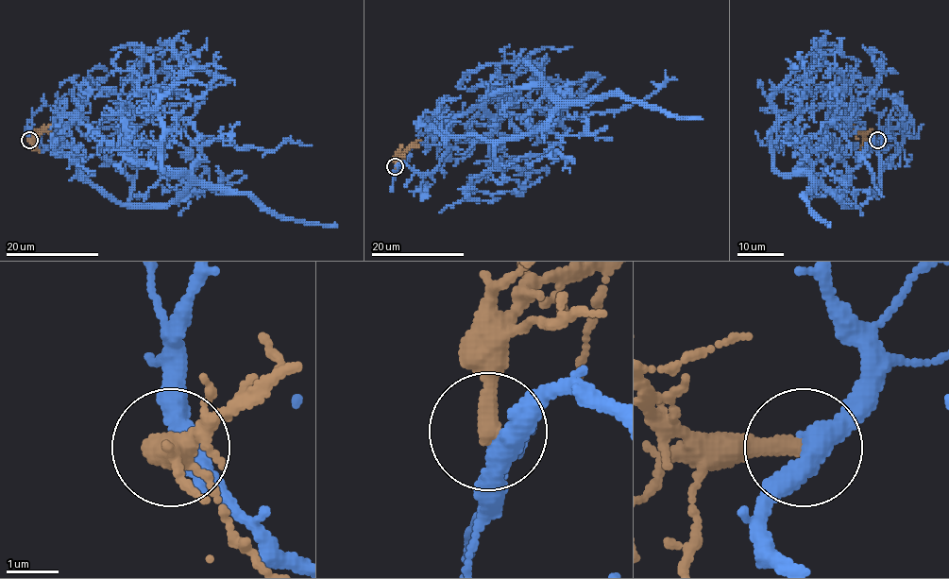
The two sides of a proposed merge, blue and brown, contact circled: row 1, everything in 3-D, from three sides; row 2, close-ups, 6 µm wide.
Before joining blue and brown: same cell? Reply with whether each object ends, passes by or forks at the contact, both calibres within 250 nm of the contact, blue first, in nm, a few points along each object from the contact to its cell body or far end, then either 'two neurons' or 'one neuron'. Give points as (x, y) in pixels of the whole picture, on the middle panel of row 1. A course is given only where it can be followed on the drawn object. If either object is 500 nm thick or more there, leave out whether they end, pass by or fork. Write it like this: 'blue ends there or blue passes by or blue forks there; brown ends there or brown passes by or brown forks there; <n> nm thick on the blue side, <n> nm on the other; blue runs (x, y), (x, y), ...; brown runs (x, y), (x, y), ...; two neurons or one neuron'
blue passes by; brown ends there; 420 nm thick on the blue side, 380 nm on the other; blue runs (396, 166), (432, 172), (454, 136), (533, 133), (555, 103), (540, 85), (485, 102), (489, 151), (526, 175); brown runs (395, 166), (396, 158), (420, 140); two neurons

